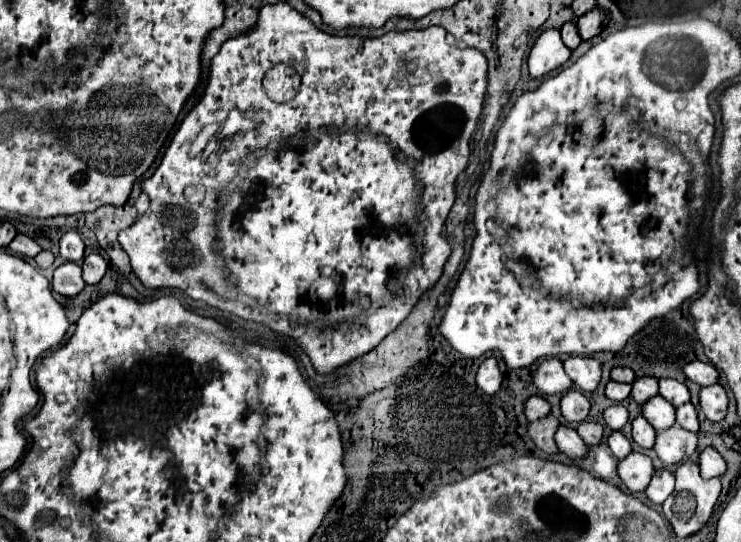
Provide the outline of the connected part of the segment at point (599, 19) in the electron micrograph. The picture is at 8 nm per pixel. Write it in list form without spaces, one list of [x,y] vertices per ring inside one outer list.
[[[593,8],[593,12],[587,12],[585,16],[577,18],[577,28],[579,28],[579,36],[583,40],[589,40],[593,36],[597,36],[603,30],[603,8]]]

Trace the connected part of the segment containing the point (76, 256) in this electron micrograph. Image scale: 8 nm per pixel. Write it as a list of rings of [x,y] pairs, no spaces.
[[[73,230],[73,232],[63,234],[63,238],[59,242],[59,252],[67,262],[81,262],[83,260],[83,250],[85,250],[85,244],[83,244],[79,232]]]

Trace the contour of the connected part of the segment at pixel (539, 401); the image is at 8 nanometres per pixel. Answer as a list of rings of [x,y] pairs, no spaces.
[[[531,396],[527,402],[525,402],[525,414],[527,414],[527,420],[533,422],[533,420],[539,420],[539,418],[545,418],[551,414],[551,404],[541,398],[541,396]]]

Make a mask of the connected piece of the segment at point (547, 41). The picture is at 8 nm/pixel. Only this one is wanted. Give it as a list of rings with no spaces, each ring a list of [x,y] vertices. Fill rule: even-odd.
[[[549,28],[539,34],[529,54],[529,74],[531,78],[541,78],[559,66],[563,66],[571,56],[571,50],[563,44],[557,28]]]

